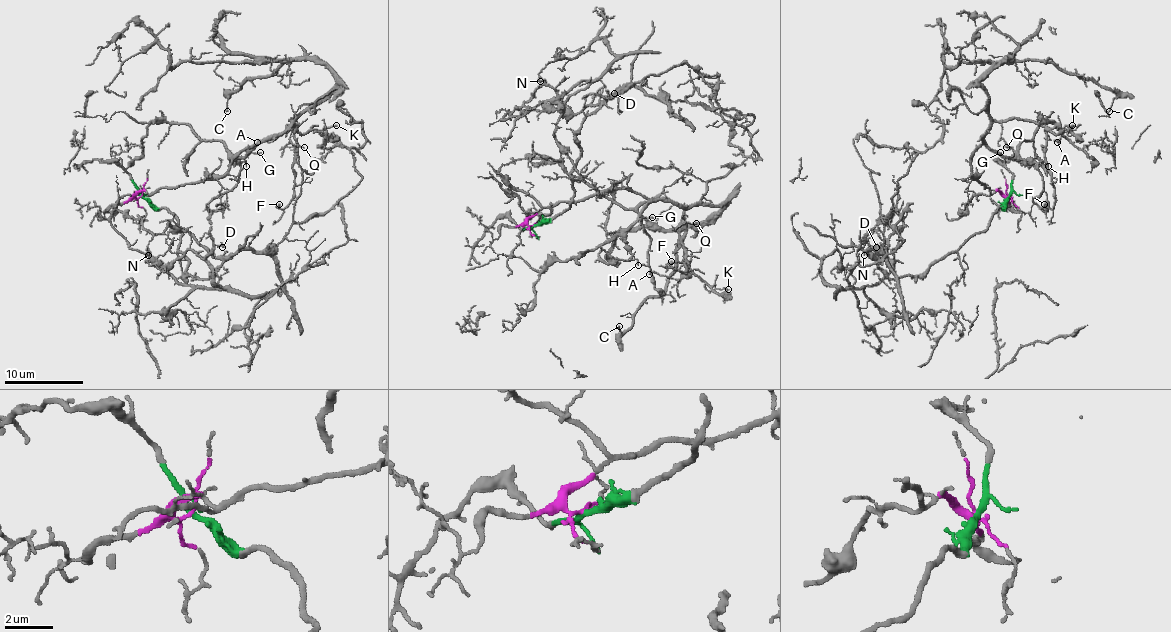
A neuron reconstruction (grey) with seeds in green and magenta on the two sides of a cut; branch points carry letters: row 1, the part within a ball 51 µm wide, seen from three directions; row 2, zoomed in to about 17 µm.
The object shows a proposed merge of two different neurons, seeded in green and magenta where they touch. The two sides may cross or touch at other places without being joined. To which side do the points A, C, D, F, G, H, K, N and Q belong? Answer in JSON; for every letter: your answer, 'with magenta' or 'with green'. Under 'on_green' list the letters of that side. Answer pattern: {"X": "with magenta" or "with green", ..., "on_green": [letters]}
{"A": "with magenta", "C": "with magenta", "D": "with green", "F": "with magenta", "G": "with magenta", "H": "with magenta", "K": "with magenta", "N": "with green", "Q": "with magenta", "on_green": ["D", "N"]}

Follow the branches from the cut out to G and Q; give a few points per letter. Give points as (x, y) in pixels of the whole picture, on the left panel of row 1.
G: (142, 196), (136, 194), (142, 190), (150, 192), (221, 177), (238, 155), (254, 145), (248, 151), (260, 153)
Q: (142, 196), (136, 194), (217, 178), (238, 155), (278, 135), (290, 121), (290, 143), (303, 147)

